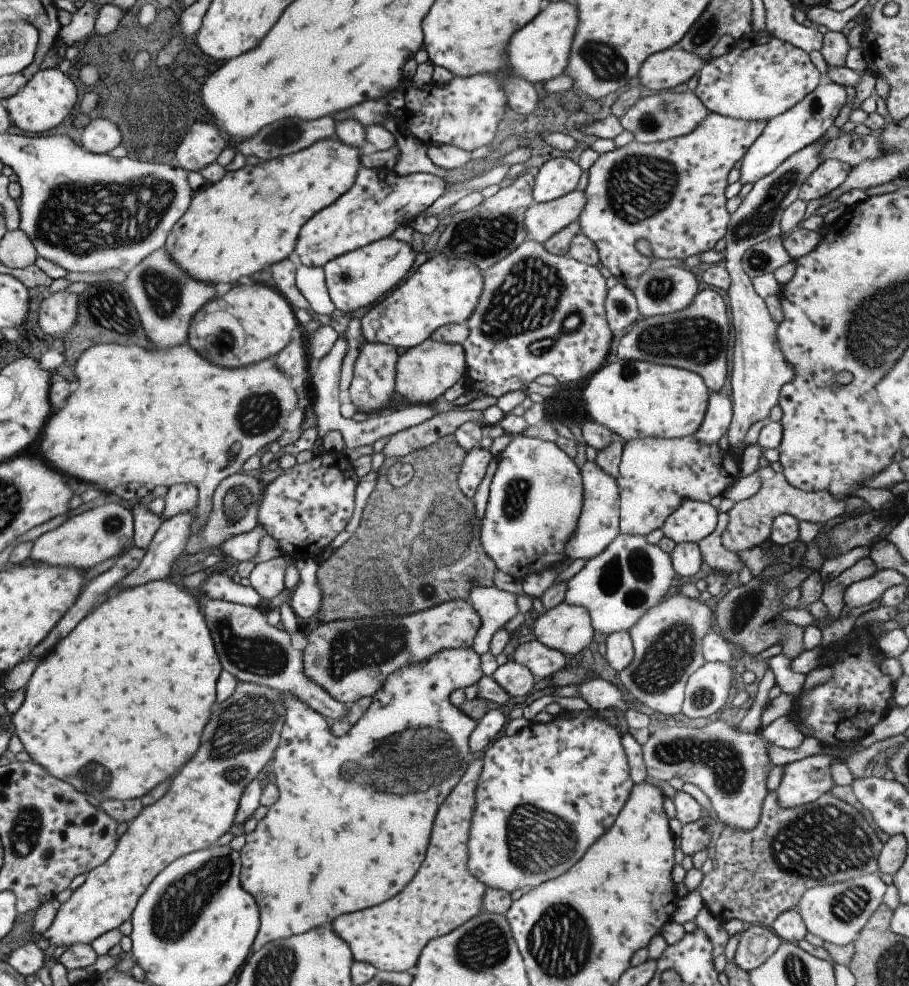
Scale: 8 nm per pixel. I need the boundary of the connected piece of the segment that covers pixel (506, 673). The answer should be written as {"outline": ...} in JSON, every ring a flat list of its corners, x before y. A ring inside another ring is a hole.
{"outline":[[510,658,499,665,490,677,507,692,508,696,523,696,530,692,534,684,533,674]]}

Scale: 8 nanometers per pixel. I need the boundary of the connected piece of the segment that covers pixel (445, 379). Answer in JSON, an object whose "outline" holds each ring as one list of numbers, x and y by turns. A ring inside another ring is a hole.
{"outline":[[425,339,421,344,408,348,406,351,400,351,395,362,393,388,395,388,395,393,403,398,404,403,434,404,437,396,442,396,445,390,451,388,459,378,464,376,464,371,464,350,460,344]]}

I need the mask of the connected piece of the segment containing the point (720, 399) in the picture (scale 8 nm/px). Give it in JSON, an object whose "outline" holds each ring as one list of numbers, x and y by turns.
{"outline":[[709,391,703,420,699,428,692,434,693,438,697,442,705,442,705,444,717,442,727,432,731,415,732,404,727,396]]}

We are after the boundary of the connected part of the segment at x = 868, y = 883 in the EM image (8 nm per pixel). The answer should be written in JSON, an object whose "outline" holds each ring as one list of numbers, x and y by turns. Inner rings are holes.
{"outline":[[861,876,839,884,829,886,815,886,801,894,799,902,794,906,797,910,806,932,819,937,822,941,830,942,837,946,854,943,861,932,861,928,873,911,882,903,886,885,878,876]]}

